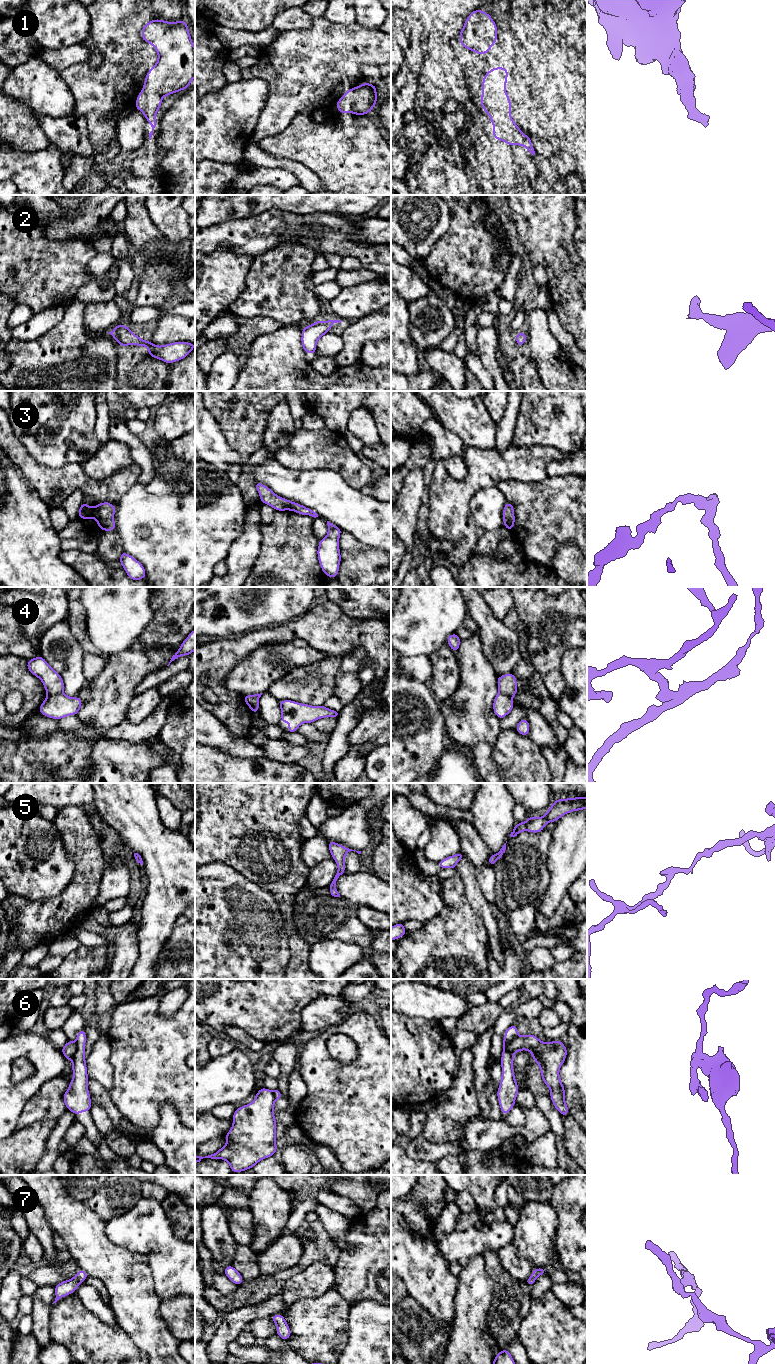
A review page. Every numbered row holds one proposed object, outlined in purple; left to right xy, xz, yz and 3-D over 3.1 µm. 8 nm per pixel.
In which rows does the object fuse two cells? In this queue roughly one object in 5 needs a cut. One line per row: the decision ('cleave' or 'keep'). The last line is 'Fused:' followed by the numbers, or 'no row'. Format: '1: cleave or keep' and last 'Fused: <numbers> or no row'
1: keep
2: keep
3: keep
4: cleave
5: keep
6: cleave
7: keep
Fused: 4, 6

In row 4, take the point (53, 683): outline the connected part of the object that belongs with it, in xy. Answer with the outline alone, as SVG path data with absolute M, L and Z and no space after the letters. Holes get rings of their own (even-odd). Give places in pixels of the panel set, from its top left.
M42 656L27 660L27 669L42 681L48 696L63 692L64 682L62 677Z

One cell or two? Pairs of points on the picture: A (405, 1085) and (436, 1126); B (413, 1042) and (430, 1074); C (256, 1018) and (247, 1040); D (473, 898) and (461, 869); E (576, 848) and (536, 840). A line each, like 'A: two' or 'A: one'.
A: two
B: one
C: two
D: one
E: two

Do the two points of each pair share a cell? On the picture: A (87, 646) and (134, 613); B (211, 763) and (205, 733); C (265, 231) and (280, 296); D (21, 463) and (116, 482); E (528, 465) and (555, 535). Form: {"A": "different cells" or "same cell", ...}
{"A": "different cells", "B": "different cells", "C": "different cells", "D": "same cell", "E": "different cells"}

